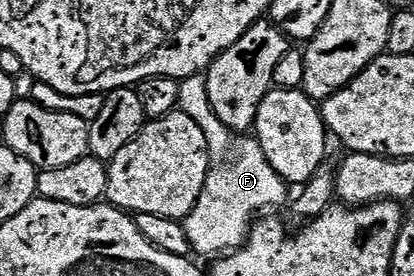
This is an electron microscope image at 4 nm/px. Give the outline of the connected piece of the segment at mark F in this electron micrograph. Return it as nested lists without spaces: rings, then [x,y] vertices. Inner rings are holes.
[[[195,74],[180,82],[178,92],[179,109],[206,136],[208,156],[211,166],[206,176],[206,184],[189,212],[183,219],[184,231],[190,240],[193,251],[200,254],[224,256],[240,249],[248,241],[248,232],[252,229],[258,216],[263,215],[271,206],[280,206],[289,201],[289,183],[266,160],[260,143],[252,136],[237,136],[233,130],[226,128],[218,120],[218,112],[210,108],[208,79],[204,74]],[[264,210],[264,211],[263,211]]]

